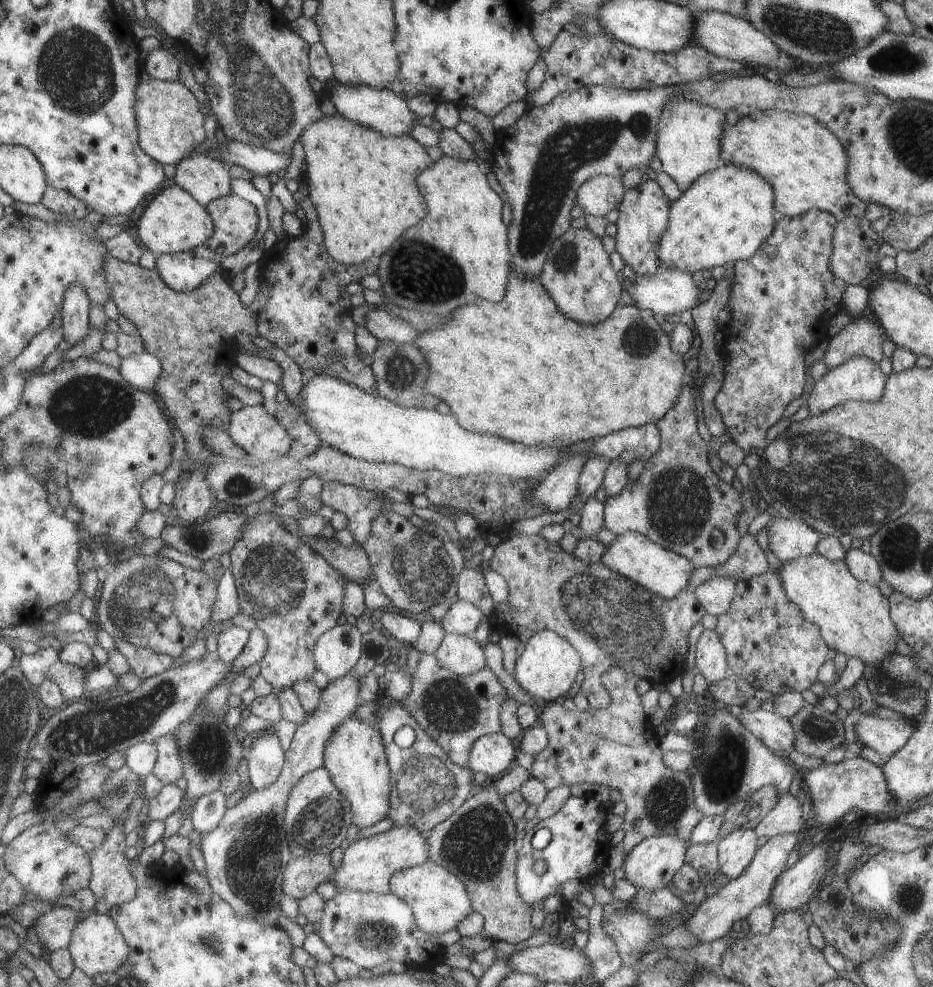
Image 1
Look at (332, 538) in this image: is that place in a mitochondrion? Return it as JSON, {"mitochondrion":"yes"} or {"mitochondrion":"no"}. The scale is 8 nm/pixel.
{"mitochondrion":"no"}

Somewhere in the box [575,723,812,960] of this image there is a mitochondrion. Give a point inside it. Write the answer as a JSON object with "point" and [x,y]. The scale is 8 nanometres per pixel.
{"point":[668,812]}

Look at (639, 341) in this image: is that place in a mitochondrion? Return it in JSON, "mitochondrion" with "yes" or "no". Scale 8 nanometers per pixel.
{"mitochondrion":"yes"}

